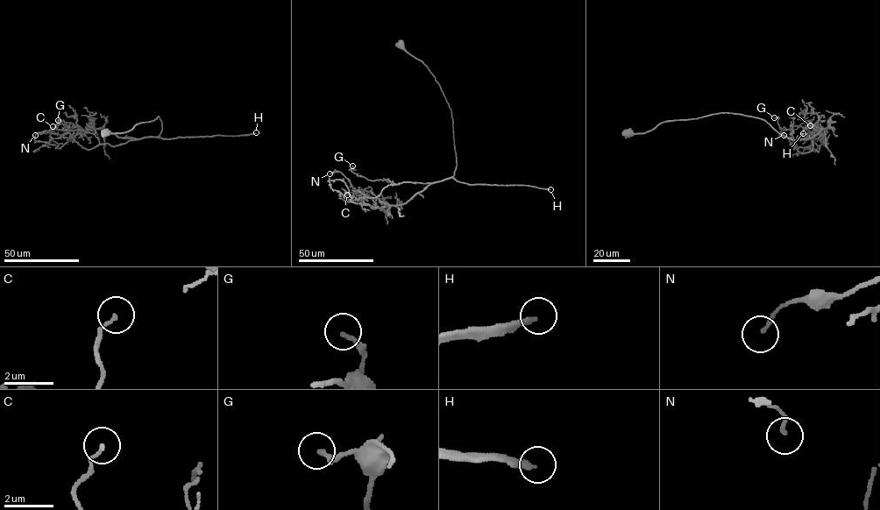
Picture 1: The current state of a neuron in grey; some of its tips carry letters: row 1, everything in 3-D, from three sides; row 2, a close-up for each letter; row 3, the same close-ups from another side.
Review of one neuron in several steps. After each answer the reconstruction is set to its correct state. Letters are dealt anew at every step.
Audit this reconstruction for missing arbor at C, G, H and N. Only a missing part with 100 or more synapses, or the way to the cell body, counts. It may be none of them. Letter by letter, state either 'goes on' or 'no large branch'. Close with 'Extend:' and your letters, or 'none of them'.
C: no large branch
G: no large branch
H: goes on
N: no large branch
Extend: H

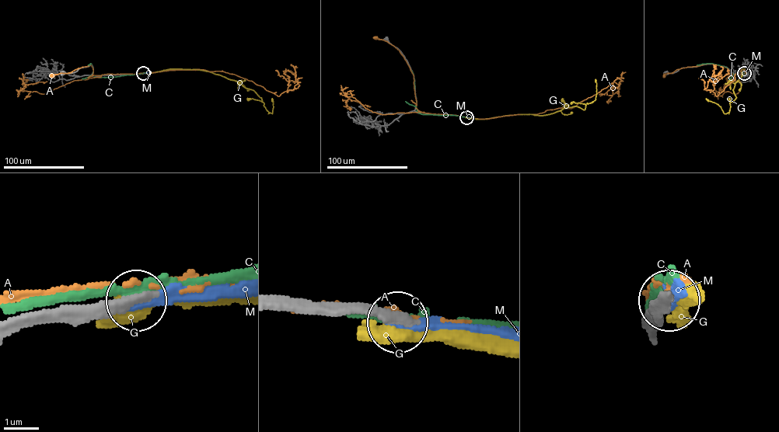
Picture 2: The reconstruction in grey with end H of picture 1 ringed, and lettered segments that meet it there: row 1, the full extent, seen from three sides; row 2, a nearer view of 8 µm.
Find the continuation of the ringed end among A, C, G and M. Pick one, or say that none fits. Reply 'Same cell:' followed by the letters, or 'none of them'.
Same cell: M

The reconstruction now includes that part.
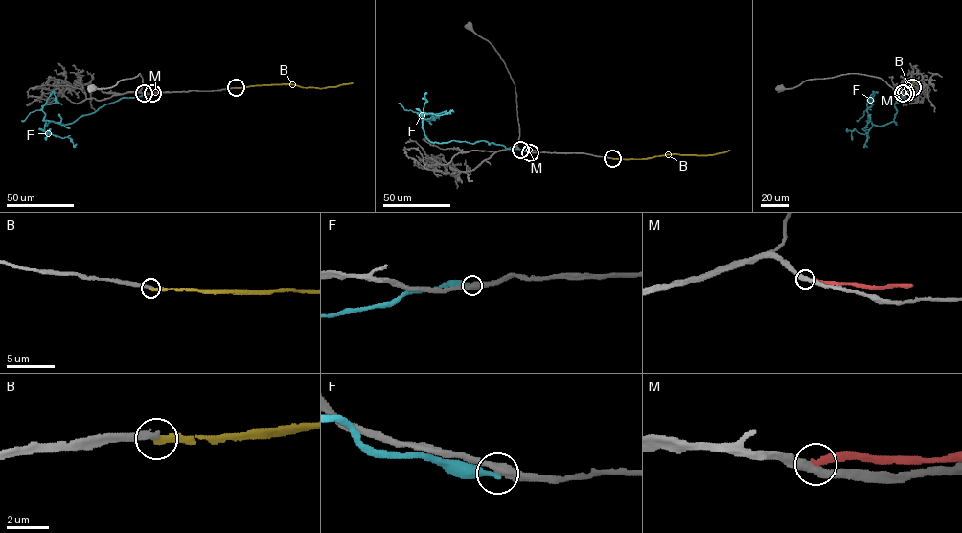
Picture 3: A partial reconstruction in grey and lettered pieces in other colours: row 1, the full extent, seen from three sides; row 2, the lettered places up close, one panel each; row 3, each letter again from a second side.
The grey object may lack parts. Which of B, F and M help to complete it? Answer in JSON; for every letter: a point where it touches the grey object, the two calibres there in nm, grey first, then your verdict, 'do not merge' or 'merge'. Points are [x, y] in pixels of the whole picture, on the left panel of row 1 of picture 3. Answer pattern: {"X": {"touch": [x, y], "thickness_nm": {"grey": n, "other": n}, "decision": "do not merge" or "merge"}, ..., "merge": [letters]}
{"B": {"touch": [236, 87], "thickness_nm": {"grey": 300, "other": 280}, "decision": "do not merge"}, "F": {"touch": [152, 93], "thickness_nm": {"grey": 440, "other": 340}, "decision": "do not merge"}, "M": {"touch": [144, 93], "thickness_nm": {"grey": 360, "other": 280}, "decision": "do not merge"}, "merge": []}

